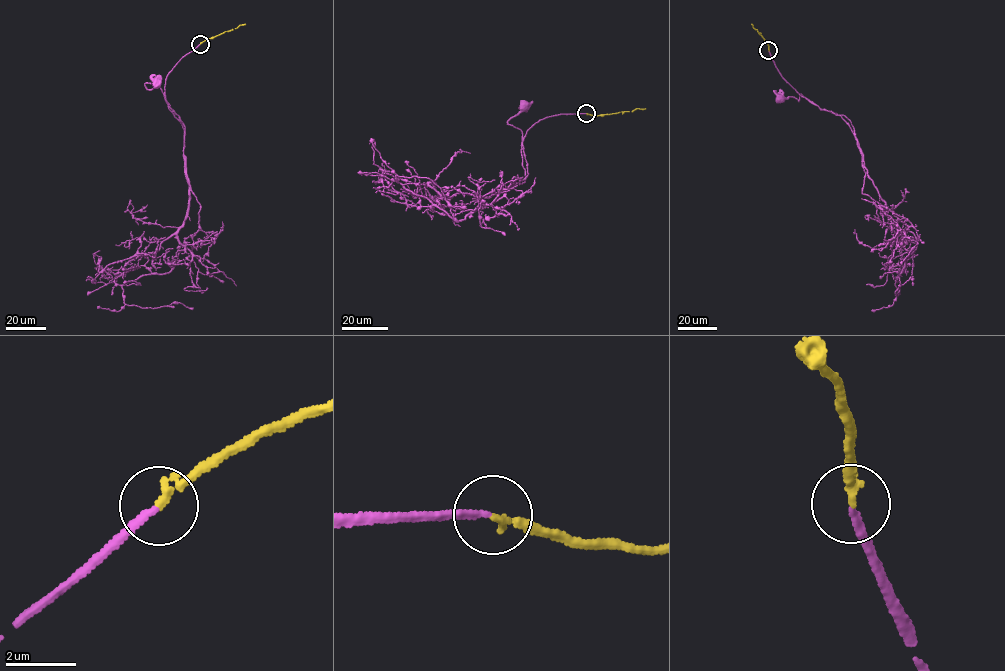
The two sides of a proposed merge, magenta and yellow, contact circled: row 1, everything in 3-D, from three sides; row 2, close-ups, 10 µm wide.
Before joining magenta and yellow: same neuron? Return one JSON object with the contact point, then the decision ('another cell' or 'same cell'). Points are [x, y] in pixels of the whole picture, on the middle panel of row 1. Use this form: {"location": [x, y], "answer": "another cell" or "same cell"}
{"location": [586, 113], "answer": "same cell"}

